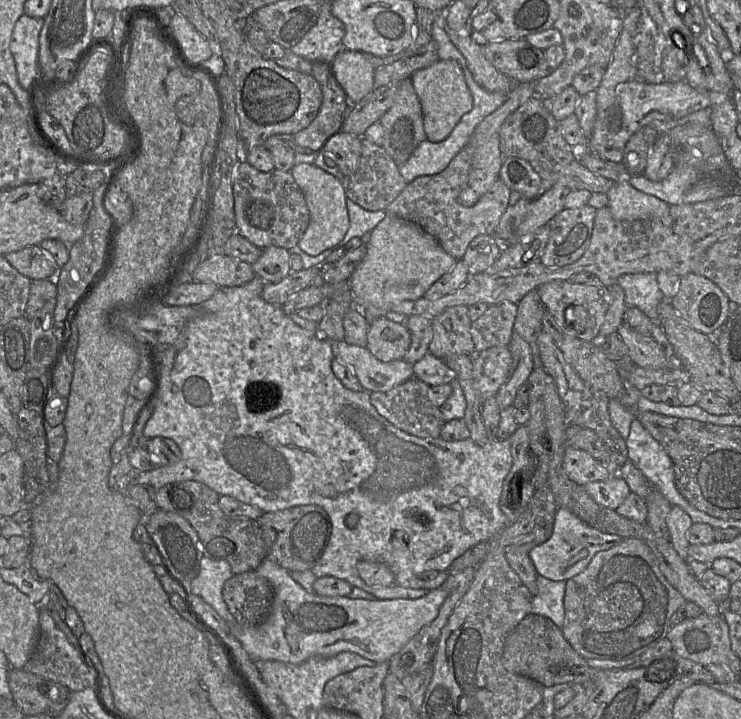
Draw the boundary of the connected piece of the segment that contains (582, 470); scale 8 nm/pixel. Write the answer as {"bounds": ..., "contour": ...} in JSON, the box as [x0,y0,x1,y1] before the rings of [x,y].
{"bounds":[562,447,610,486],"contour":[[[567,447],[562,469],[569,480],[580,486],[610,478],[610,473],[599,461],[589,453],[574,447]]]}

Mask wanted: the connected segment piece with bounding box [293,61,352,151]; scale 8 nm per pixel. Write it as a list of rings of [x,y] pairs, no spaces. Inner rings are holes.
[[[323,61],[312,62],[311,75],[321,87],[322,104],[314,120],[295,133],[293,139],[301,148],[320,151],[328,138],[341,130],[352,103],[337,82],[331,64]]]

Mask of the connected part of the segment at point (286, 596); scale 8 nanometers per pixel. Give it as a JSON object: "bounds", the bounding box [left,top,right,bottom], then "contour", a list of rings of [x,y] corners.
{"bounds":[229,557,446,664],"contour":[[[266,557],[257,573],[265,578],[274,590],[274,601],[269,617],[257,626],[229,624],[232,634],[253,660],[275,660],[299,664],[313,657],[332,657],[341,652],[352,652],[375,663],[388,662],[426,625],[438,615],[446,598],[446,591],[438,588],[419,599],[359,600],[346,596],[324,597],[307,592],[278,563]]]}

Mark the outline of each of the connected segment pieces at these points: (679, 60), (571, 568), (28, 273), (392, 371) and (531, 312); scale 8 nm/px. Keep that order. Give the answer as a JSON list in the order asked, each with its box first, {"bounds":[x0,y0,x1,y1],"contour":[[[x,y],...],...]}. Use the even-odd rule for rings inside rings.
[{"bounds":[640,7,686,83],"contour":[[[640,7],[643,14],[644,30],[649,30],[654,39],[655,67],[660,69],[661,79],[665,82],[676,83],[684,81],[686,77],[684,51],[679,50],[672,39],[665,39],[654,22],[647,15],[647,10]]]},{"bounds":[529,507,621,582],"contour":[[[559,507],[555,514],[554,529],[550,539],[532,549],[529,556],[539,576],[566,582],[584,571],[597,553],[617,546],[621,540],[620,536],[601,533],[569,509]]]},{"bounds":[3,246,57,280],"contour":[[[27,246],[19,251],[3,255],[22,275],[32,280],[55,278],[57,266],[39,246]]]},{"bounds":[329,340,414,393],"contour":[[[344,340],[329,341],[334,359],[350,367],[369,393],[388,391],[414,377],[413,364],[404,360],[382,362],[366,347],[350,345]]]},{"bounds":[514,290,545,368],"contour":[[[537,290],[527,293],[517,303],[517,314],[514,321],[514,331],[530,348],[534,368],[541,368],[542,362],[537,346],[537,338],[543,331],[542,318],[545,311]]]}]

